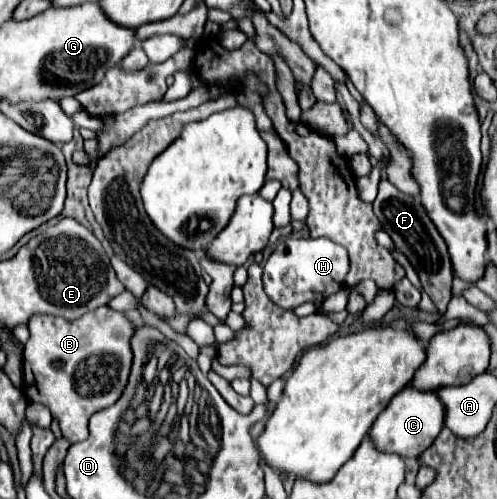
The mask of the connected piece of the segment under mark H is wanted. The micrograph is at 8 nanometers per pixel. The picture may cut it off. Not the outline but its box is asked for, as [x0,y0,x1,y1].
[264,238,348,308]

